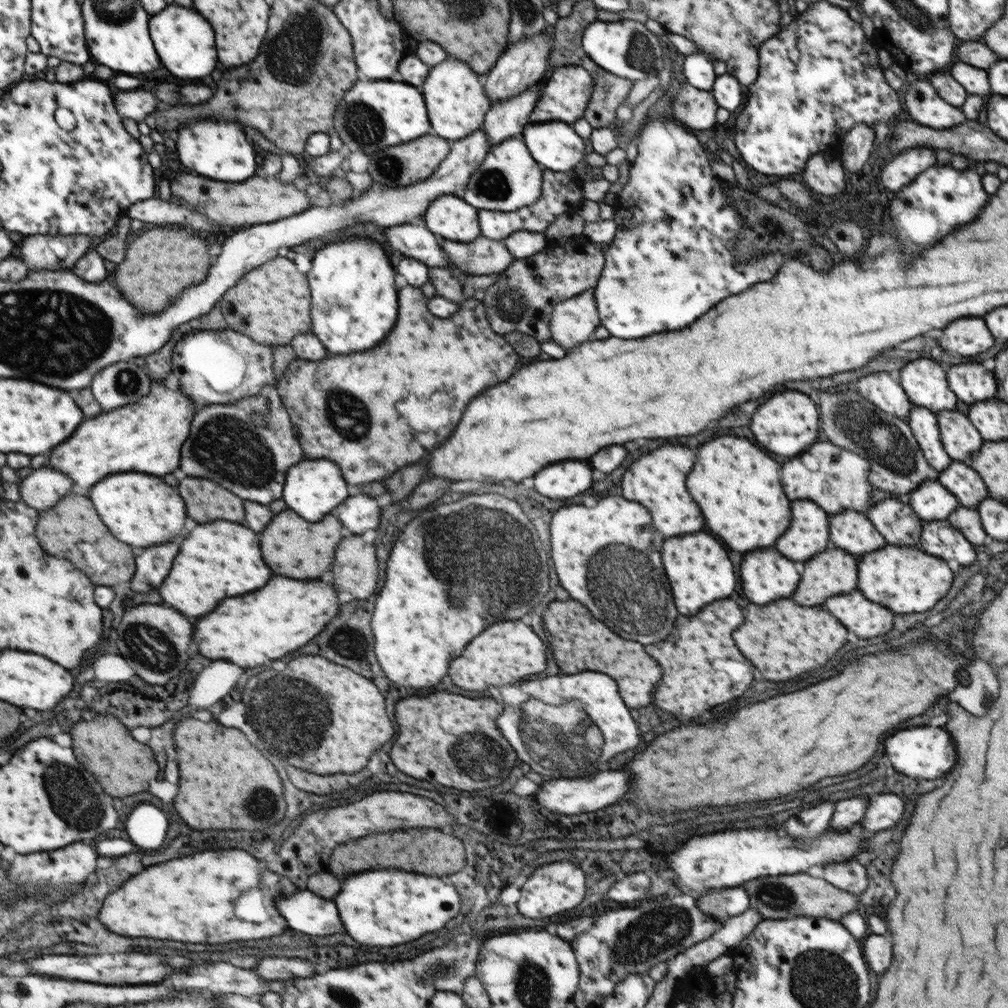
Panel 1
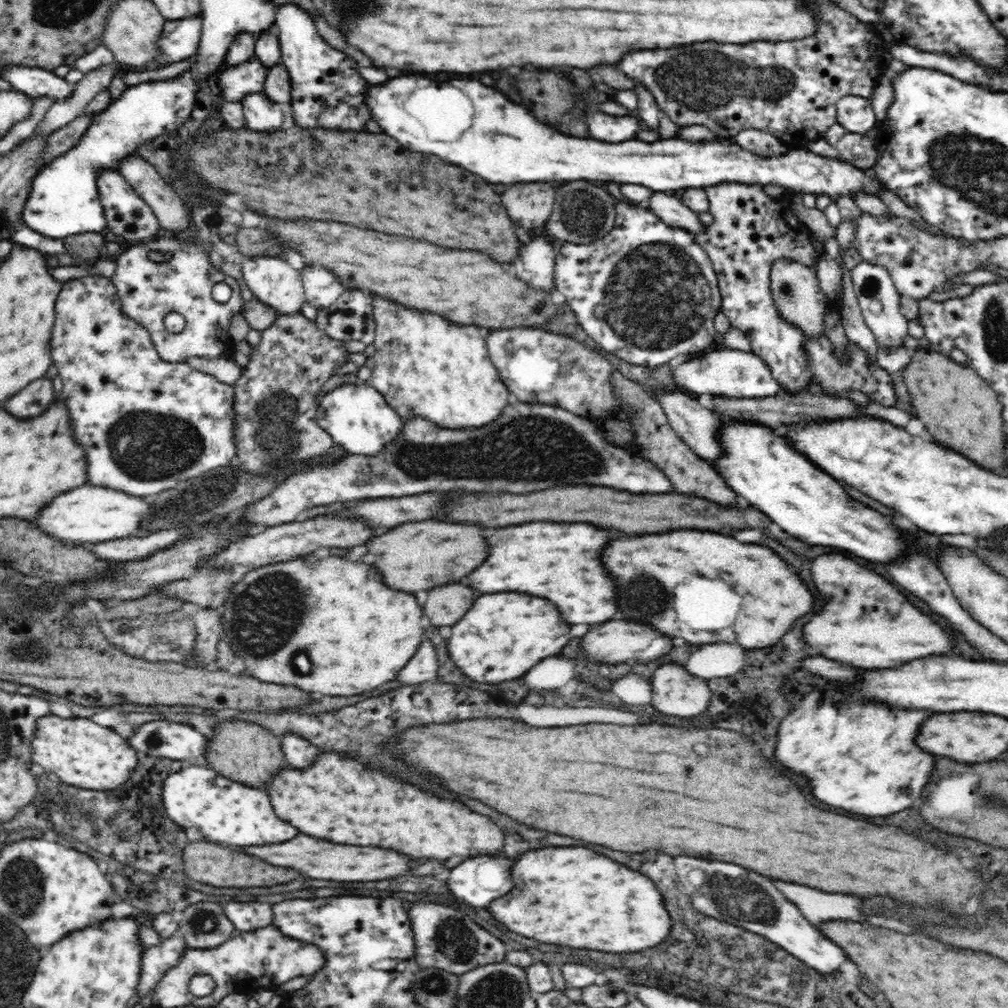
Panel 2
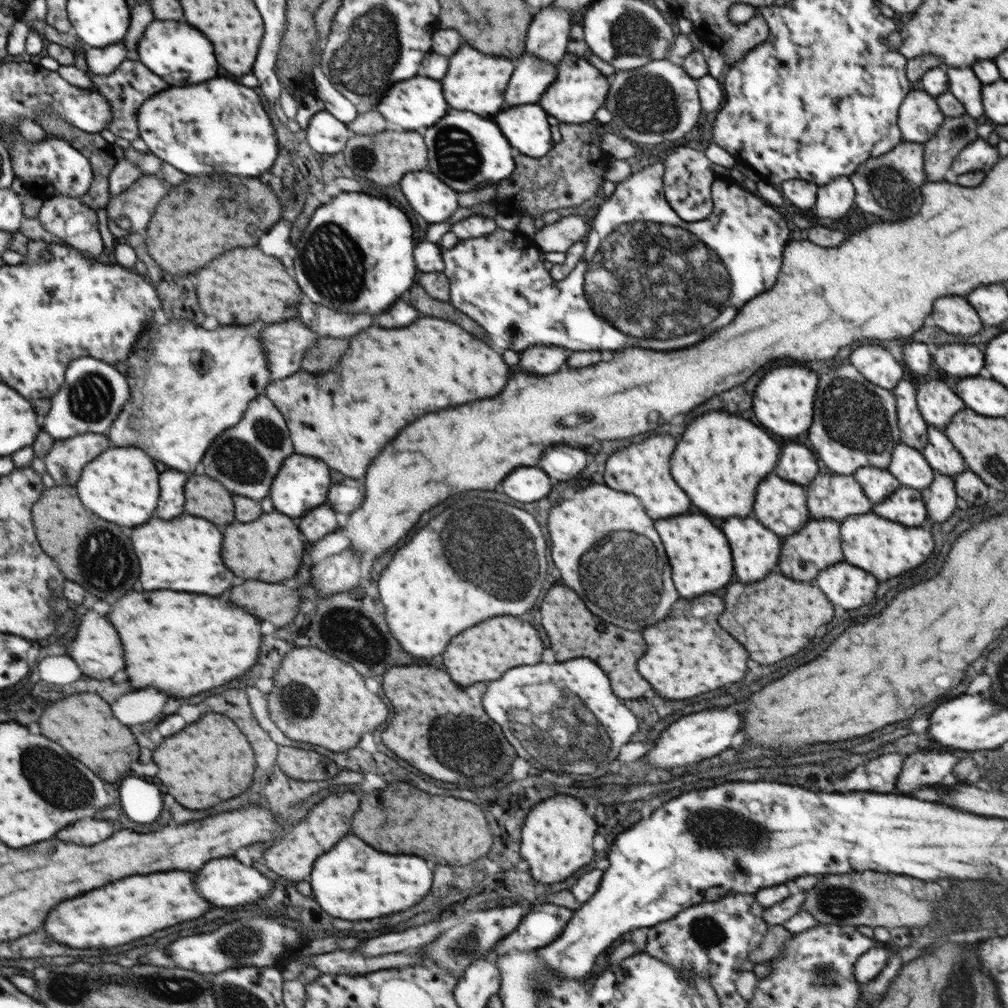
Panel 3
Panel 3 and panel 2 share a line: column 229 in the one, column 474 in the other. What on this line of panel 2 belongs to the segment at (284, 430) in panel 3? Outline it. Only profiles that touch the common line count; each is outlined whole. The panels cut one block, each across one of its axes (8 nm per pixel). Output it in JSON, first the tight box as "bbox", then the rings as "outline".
{"bbox":[237,401,673,531],"outline":[[[519,401],[509,404],[498,419],[480,428],[445,430],[422,418],[404,420],[402,434],[394,442],[388,443],[378,455],[364,456],[344,452],[337,459],[326,460],[324,465],[306,468],[290,476],[266,498],[249,504],[237,515],[237,522],[259,531],[272,525],[292,522],[302,510],[332,505],[332,502],[340,504],[362,498],[398,498],[434,490],[448,492],[448,488],[500,488],[502,492],[532,492],[540,488],[552,488],[556,484],[610,486],[618,490],[628,490],[632,494],[664,494],[673,490],[670,479],[660,467],[640,454],[634,455],[622,446],[610,444],[593,421],[564,408]]]}

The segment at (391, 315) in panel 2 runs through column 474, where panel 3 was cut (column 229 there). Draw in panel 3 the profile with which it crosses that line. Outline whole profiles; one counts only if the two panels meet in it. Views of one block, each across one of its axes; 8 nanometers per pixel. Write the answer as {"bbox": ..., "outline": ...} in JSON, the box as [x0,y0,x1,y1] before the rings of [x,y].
{"bbox":[106,318,272,474],"outline":[[[183,318],[164,325],[153,319],[127,358],[132,400],[128,400],[124,412],[120,411],[116,428],[106,432],[111,444],[144,448],[148,456],[190,474],[200,464],[208,444],[238,424],[252,401],[264,394],[266,385],[272,382],[263,350],[262,330],[266,326],[256,322],[210,331]]]}

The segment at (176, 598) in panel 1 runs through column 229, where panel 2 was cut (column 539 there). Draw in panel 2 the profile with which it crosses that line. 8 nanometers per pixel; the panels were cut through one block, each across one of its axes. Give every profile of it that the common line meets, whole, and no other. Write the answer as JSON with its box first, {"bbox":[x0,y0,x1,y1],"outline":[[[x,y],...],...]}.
{"bbox":[466,522,616,624],"outline":[[[530,522],[520,526],[506,526],[496,528],[492,534],[486,536],[486,542],[490,544],[488,558],[478,566],[474,572],[466,576],[470,586],[478,592],[524,592],[530,596],[540,596],[556,604],[560,616],[568,624],[600,624],[614,616],[616,612],[616,594],[614,584],[608,576],[608,572],[600,564],[600,550],[610,540],[610,536],[594,528],[590,524],[560,524],[560,522]]]}

